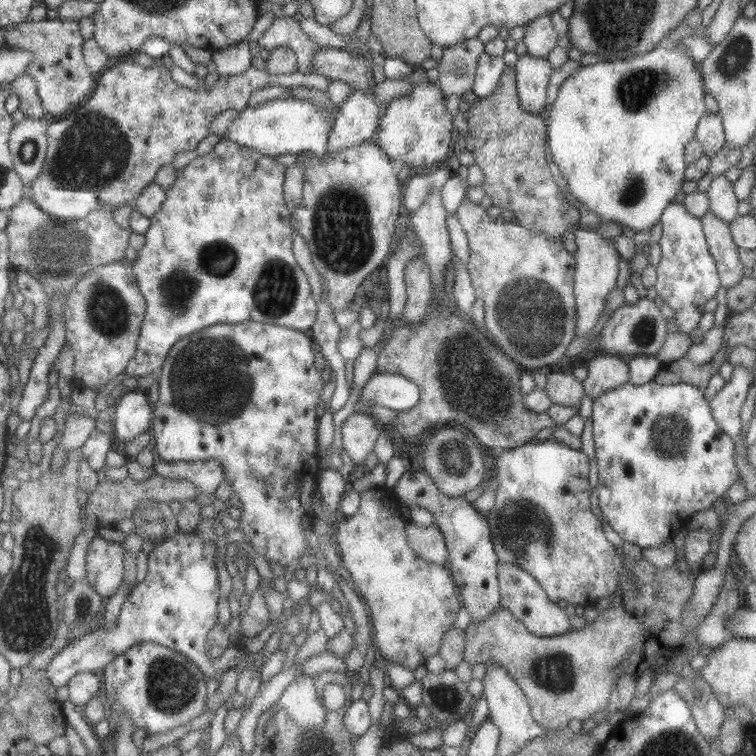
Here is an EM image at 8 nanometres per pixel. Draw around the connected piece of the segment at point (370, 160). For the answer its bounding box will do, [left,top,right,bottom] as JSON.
[294,136,402,412]

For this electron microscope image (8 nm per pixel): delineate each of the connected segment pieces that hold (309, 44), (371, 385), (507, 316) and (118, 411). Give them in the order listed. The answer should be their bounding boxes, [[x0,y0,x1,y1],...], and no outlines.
[[258,17,324,74],[362,373,419,412],[455,197,577,371],[113,389,155,444]]

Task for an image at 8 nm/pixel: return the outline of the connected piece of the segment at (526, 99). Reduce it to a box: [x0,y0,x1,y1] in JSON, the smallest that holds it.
[515,56,554,114]

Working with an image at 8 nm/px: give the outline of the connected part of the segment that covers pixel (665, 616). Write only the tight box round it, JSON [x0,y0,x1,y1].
[463,555,700,733]

